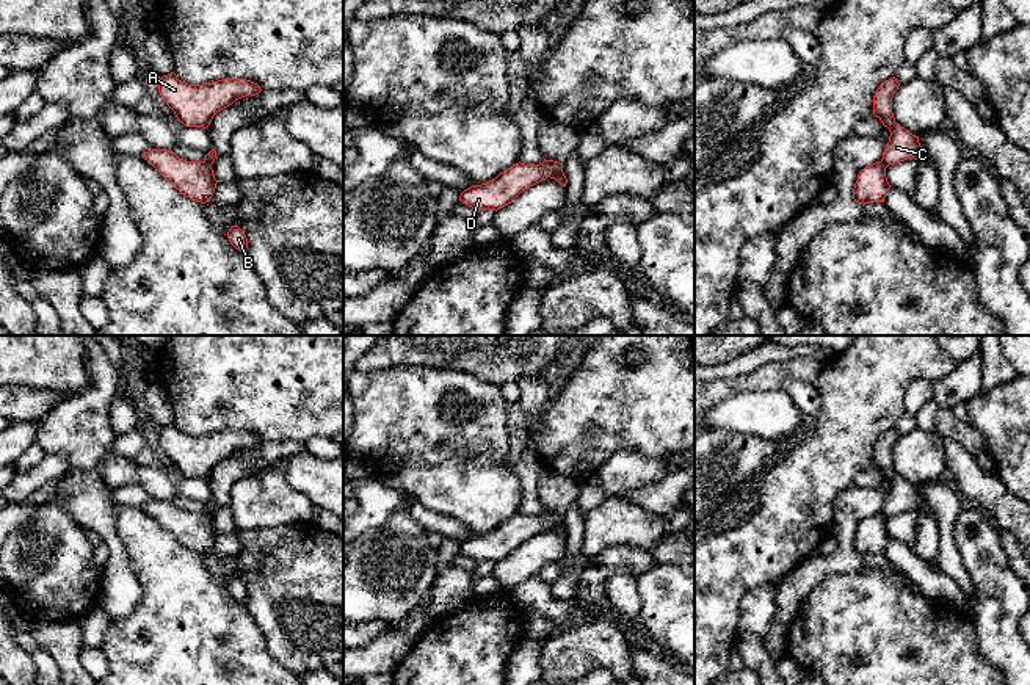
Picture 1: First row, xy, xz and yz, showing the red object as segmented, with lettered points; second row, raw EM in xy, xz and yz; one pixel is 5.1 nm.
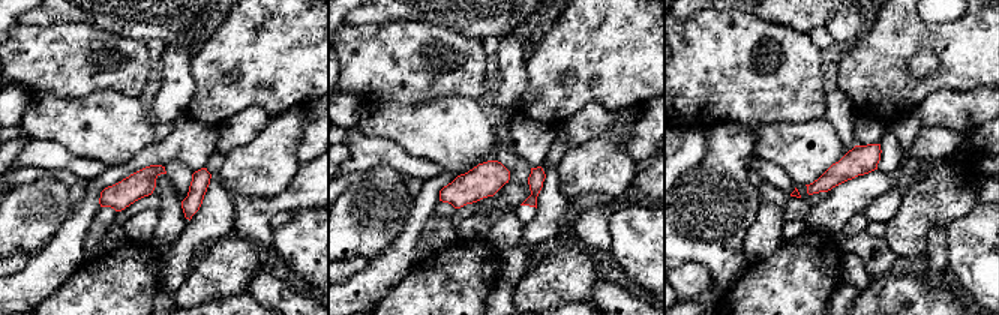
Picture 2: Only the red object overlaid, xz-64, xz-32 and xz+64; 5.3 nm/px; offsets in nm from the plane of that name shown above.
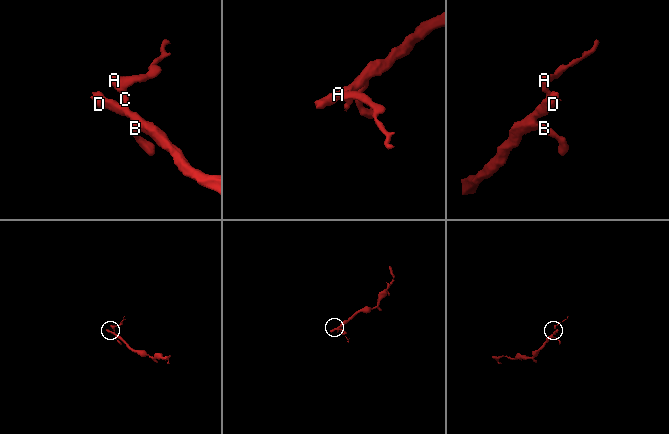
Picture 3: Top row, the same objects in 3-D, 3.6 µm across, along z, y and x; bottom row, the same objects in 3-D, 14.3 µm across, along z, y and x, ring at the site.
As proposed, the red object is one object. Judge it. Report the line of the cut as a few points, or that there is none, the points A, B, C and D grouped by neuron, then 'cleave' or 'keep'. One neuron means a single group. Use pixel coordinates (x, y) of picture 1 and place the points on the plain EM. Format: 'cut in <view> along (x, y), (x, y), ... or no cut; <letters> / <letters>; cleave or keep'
cut in yz along (881, 511), (886, 518); A C / B D; cleave

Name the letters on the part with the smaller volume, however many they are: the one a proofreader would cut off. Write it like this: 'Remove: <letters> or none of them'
Remove: A, C

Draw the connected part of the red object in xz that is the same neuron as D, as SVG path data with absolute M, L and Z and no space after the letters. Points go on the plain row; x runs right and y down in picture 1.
M546 511L539 516L516 514L495 530L464 541L459 552L473 561L500 561L511 555L522 542L563 524L563 514Z

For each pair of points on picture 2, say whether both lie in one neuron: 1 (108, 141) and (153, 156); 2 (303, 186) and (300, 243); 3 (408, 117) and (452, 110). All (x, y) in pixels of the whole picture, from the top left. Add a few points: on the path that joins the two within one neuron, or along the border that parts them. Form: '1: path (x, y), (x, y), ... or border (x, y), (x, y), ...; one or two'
1: border (155, 141), (128, 161), (108, 167); two
2: border (312, 209), (279, 210), (269, 222); two
3: path (419, 117), (441, 117); one

